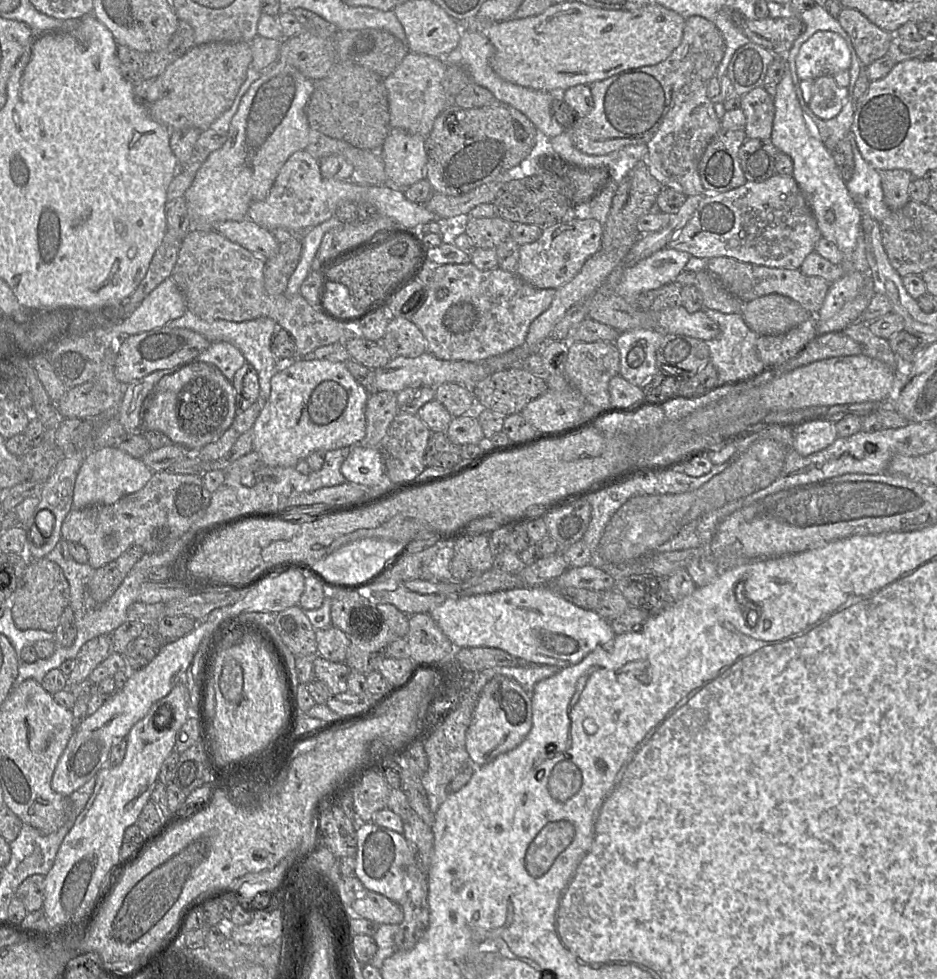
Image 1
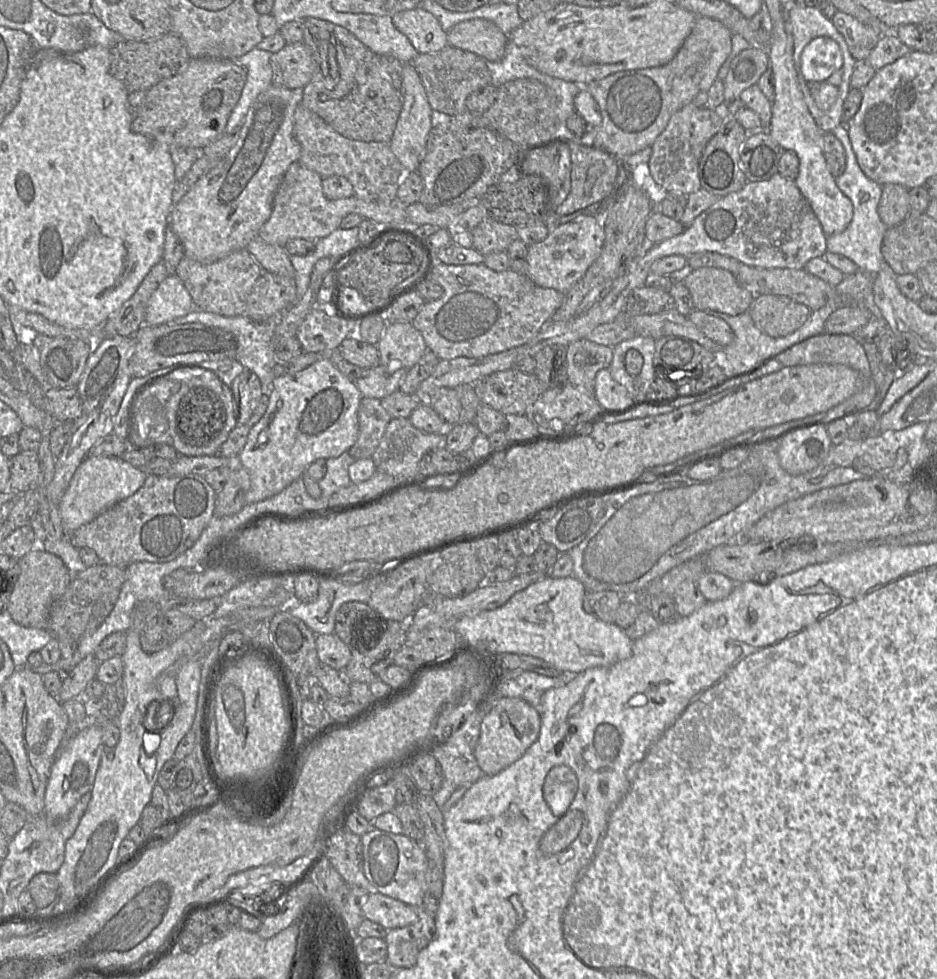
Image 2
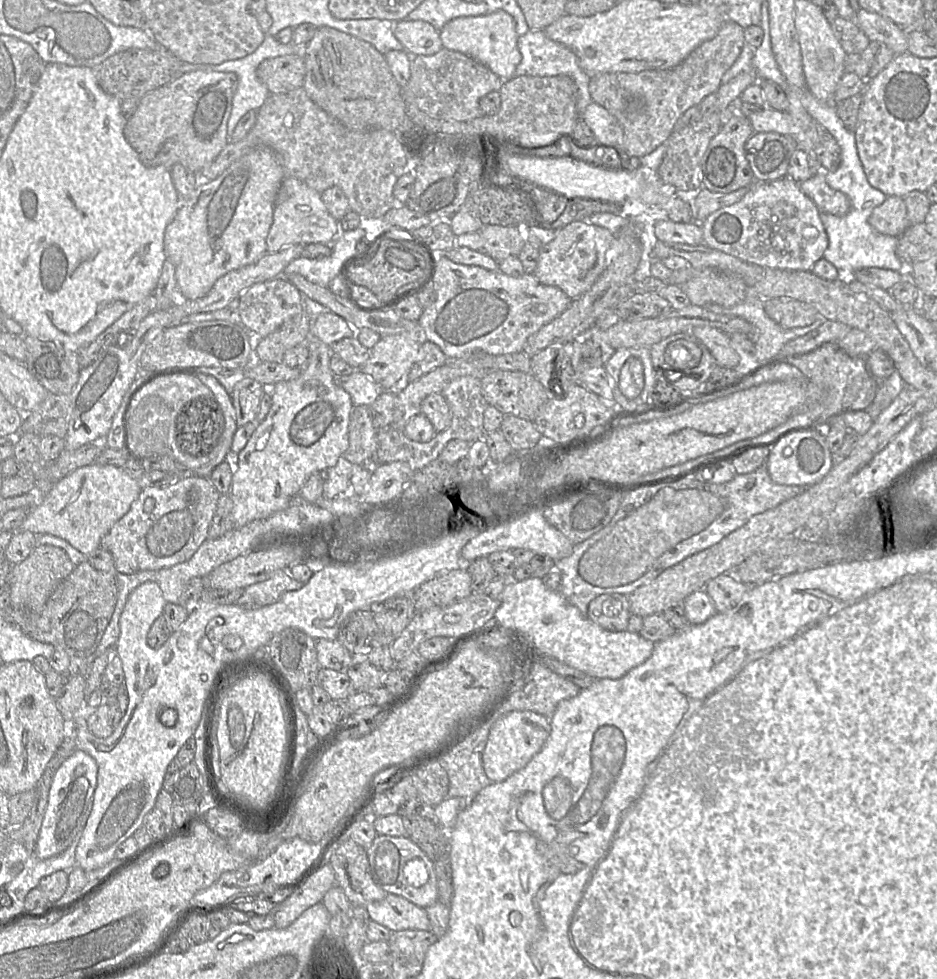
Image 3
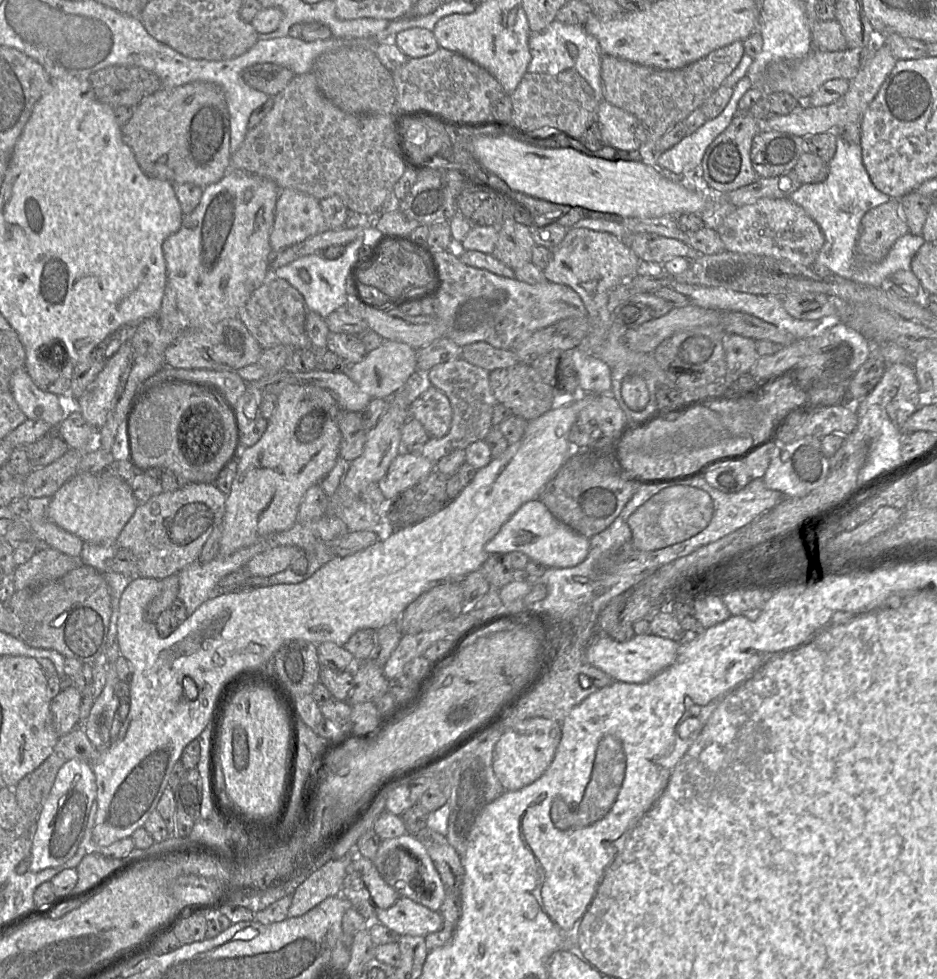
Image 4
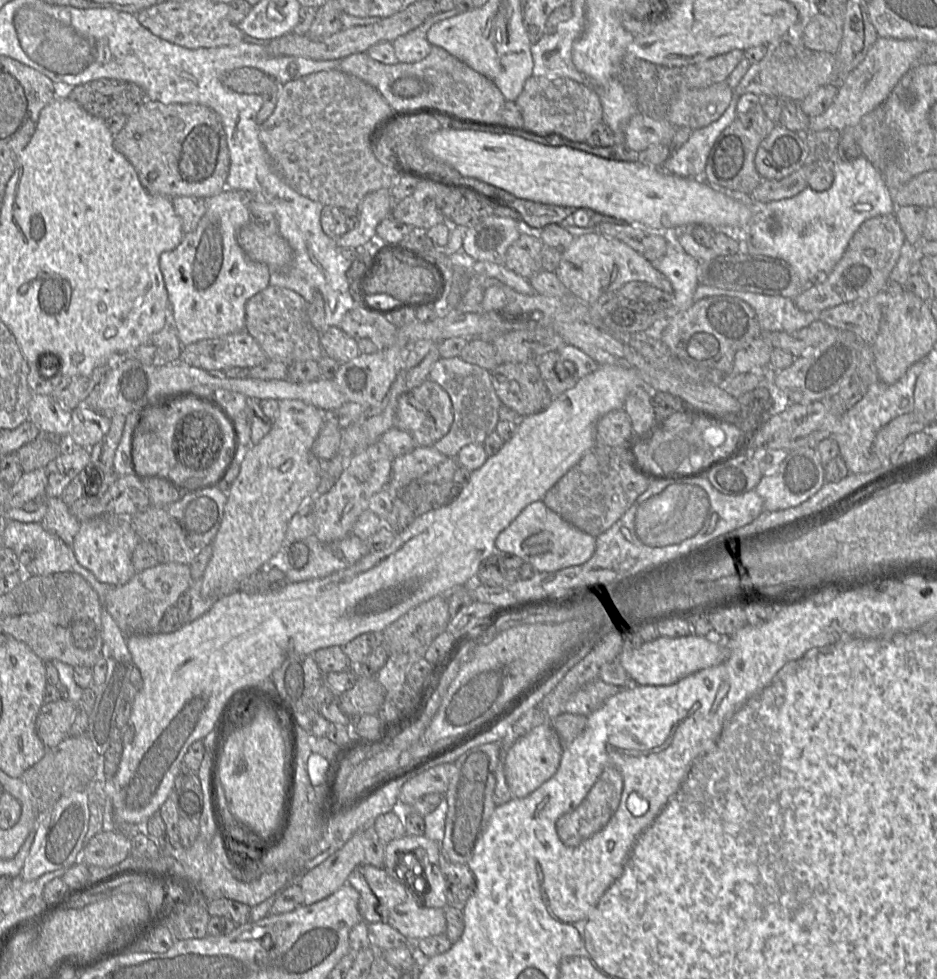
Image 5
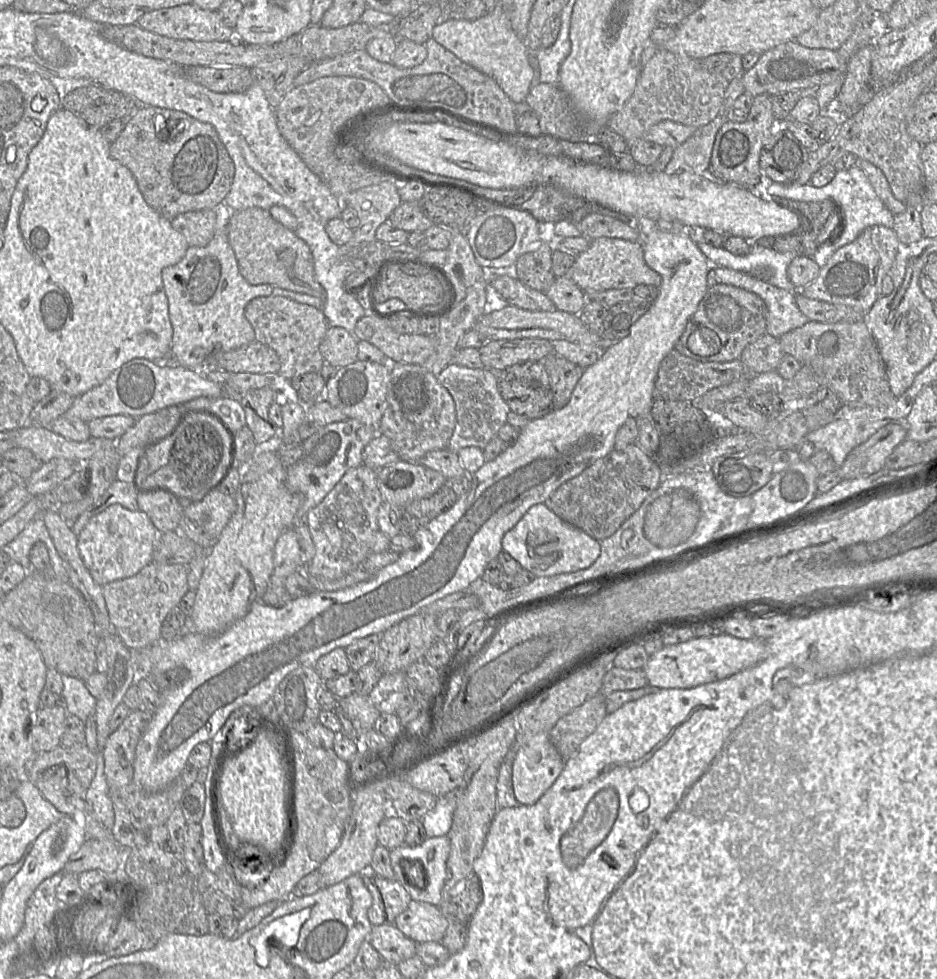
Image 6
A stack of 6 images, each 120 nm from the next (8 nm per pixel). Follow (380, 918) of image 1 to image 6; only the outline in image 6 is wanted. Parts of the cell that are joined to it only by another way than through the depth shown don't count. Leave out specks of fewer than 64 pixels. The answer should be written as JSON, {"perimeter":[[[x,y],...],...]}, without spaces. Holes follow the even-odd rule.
{"perimeter":[[[411,900],[394,925],[415,943],[441,942],[448,927],[448,918],[437,905]]]}

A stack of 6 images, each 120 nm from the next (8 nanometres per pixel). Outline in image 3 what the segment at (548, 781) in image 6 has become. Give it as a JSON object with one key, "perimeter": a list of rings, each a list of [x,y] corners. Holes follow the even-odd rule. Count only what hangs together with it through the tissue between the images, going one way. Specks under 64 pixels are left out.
{"perimeter":[[[512,711],[498,718],[491,727],[482,762],[487,777],[502,782],[524,768],[542,749],[551,731],[549,718],[533,711]]]}

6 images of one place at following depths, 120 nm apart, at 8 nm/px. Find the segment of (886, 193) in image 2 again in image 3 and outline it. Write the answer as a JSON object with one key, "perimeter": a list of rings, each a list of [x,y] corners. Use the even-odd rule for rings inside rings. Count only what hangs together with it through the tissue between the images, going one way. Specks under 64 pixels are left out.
{"perimeter":[[[888,196],[872,210],[868,223],[881,234],[899,237],[910,225],[904,199]]]}

